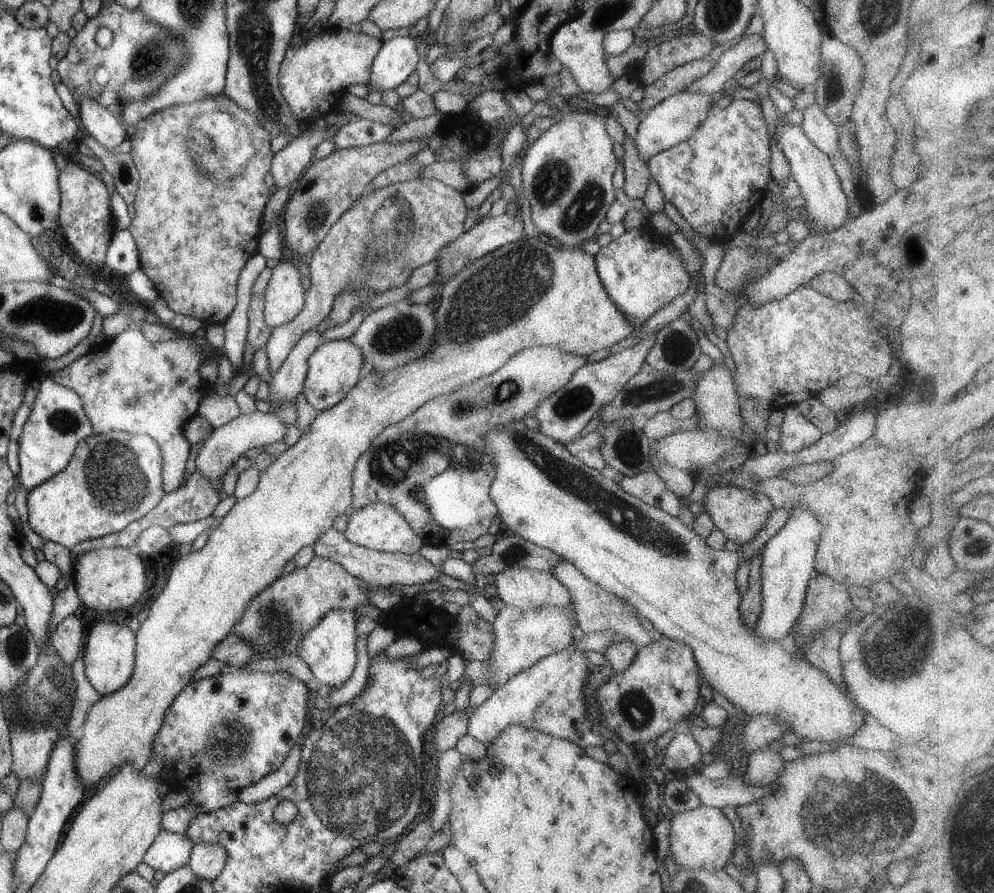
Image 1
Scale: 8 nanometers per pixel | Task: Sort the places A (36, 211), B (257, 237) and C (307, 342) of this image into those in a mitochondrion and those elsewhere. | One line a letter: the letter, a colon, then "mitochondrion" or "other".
A: mitochondrion
B: other
C: other

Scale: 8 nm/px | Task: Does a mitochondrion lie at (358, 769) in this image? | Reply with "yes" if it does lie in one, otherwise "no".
yes

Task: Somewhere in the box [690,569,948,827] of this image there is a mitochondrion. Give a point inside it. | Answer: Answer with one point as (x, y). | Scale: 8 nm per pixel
(891, 656)

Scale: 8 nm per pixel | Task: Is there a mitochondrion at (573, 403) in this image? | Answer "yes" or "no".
yes

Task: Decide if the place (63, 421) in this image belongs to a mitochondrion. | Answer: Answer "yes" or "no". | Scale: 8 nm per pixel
yes

